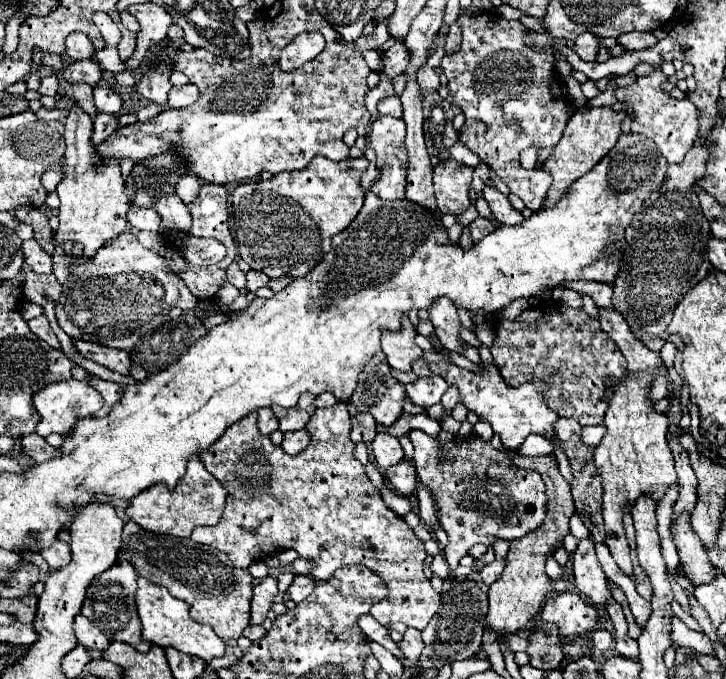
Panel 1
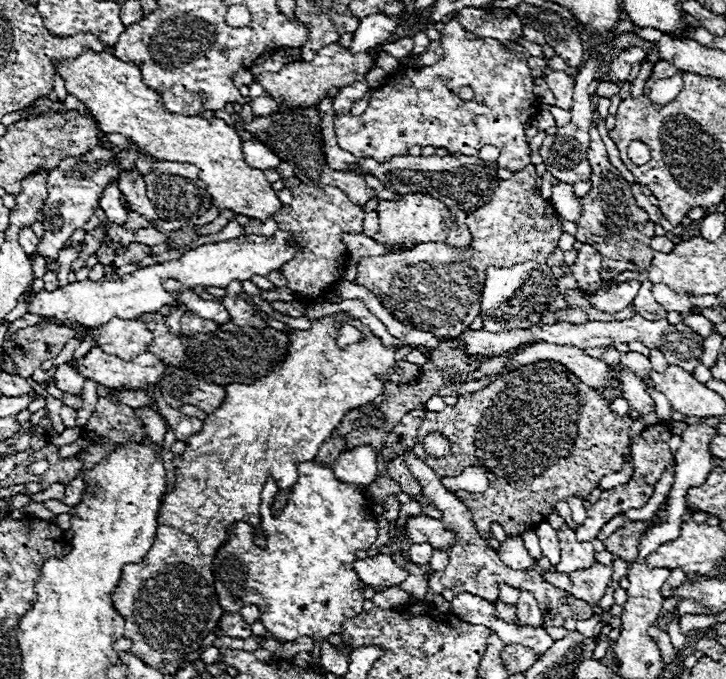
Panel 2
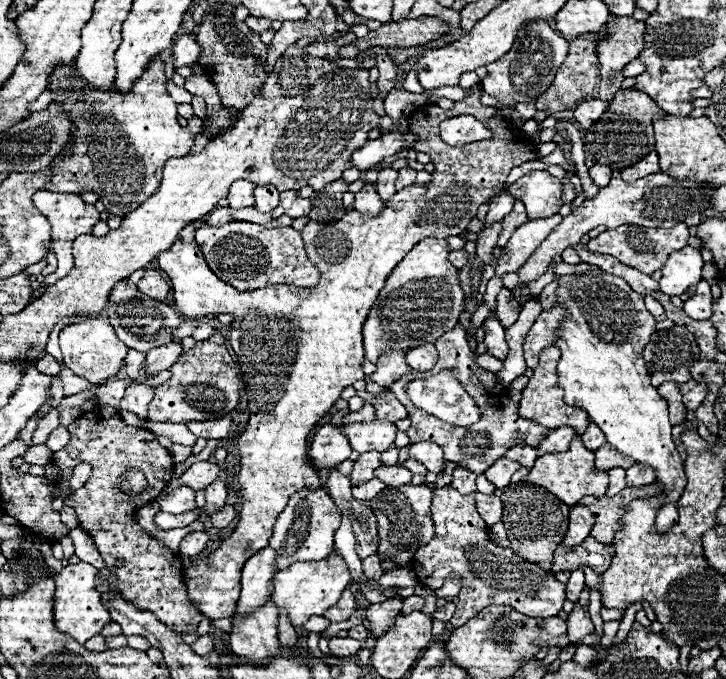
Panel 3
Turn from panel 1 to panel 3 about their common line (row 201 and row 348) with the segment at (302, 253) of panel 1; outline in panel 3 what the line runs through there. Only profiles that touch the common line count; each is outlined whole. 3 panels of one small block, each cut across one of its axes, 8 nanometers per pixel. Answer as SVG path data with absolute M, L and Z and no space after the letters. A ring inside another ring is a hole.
M476 84L476 86L472 86L472 88L468 88L468 94L466 94L466 98L464 100L460 100L460 102L454 102L454 106L450 108L450 110L444 110L444 108L440 108L440 106L430 106L430 104L424 104L422 108L416 108L414 112L412 112L412 116L410 116L410 124L408 124L408 130L410 132L416 132L416 136L420 138L420 140L416 140L414 142L414 150L422 150L422 152L426 152L426 154L430 154L430 158L432 158L432 164L434 164L434 174L432 174L432 182L428 184L428 186L410 186L410 188L404 188L404 190L400 190L400 192L396 192L392 198L390 198L390 202L388 204L384 204L384 210L378 214L378 216L364 216L364 214L360 214L360 212L350 212L350 214L346 214L342 220L338 220L338 222L332 222L332 224L320 224L320 222L308 222L306 224L306 228L302 230L302 238L304 238L304 244L306 244L306 254L308 254L308 258L312 258L314 260L314 264L316 264L316 268L320 268L320 282L314 286L314 288L296 288L296 286L266 286L266 288L260 288L260 290L252 290L252 292L240 292L240 290L236 290L236 288L232 288L232 286L228 286L226 282L222 282L218 276L214 276L214 272L208 268L208 264L206 264L206 260L204 260L204 254L200 252L200 246L194 242L194 224L188 224L186 228L184 228L184 232L178 236L178 240L176 240L176 246L172 246L172 248L168 248L166 252L160 252L160 256L156 258L158 260L158 264L160 264L160 268L168 274L168 278L170 278L170 282L172 282L172 288L174 288L174 302L176 302L176 306L178 306L178 310L180 310L180 314L184 314L184 316L188 316L188 318L200 318L200 316L208 316L208 314L220 314L220 312L226 312L226 314L234 314L234 316L238 316L238 319L234 319L234 321L231 324L231 331L229 334L229 342L230 346L232 348L232 352L234 352L234 358L236 358L236 364L238 364L238 370L242 372L242 378L244 378L244 384L246 384L246 394L248 394L248 406L250 406L250 420L248 420L248 426L246 426L246 430L242 432L242 436L240 436L240 440L238 440L238 448L240 448L240 472L238 472L238 482L240 482L240 498L242 498L242 502L240 502L240 520L238 520L238 524L236 524L236 528L234 528L234 532L230 534L230 538L226 538L206 560L202 558L202 560L198 560L196 564L192 564L192 566L188 566L186 568L186 572L188 572L188 576L190 576L190 580L188 580L188 598L198 606L198 610L202 612L202 614L206 614L210 620L218 620L218 618L230 618L232 614L234 614L234 610L236 610L236 602L238 602L238 596L240 596L240 572L242 572L242 566L244 566L244 562L250 558L250 556L254 556L258 550L262 550L264 546L268 546L268 540L270 540L270 536L272 536L272 530L274 530L274 520L278 518L278 514L286 508L286 502L288 502L288 498L292 496L292 494L296 494L296 492L300 492L300 490L316 490L316 488L320 488L322 486L322 482L320 482L320 476L318 476L318 470L310 464L310 460L308 460L308 436L310 436L310 432L312 432L312 428L318 424L318 420L320 418L324 418L326 414L328 414L328 410L334 406L334 402L340 398L340 394L342 394L342 390L346 388L346 386L352 386L356 380L362 380L364 378L364 372L362 372L362 368L360 368L360 364L362 364L362 358L364 358L364 346L362 346L362 332L360 332L360 328L362 328L362 324L364 324L364 316L368 316L368 308L372 308L372 304L376 302L376 296L378 296L378 292L380 292L380 288L384 286L384 280L386 280L386 276L392 272L392 268L402 260L402 256L414 246L414 244L418 244L420 240L424 240L424 238L448 238L448 236L458 236L464 228L468 228L468 224L470 224L470 220L476 216L476 212L478 212L478 206L480 204L484 204L492 194L494 194L494 188L496 186L500 186L500 184L504 184L506 182L506 178L508 178L508 172L514 168L514 166L520 166L520 164L524 164L524 162L530 162L530 160L540 160L542 156L538 154L538 150L534 148L534 144L532 144L532 140L528 138L528 136L524 136L520 130L518 130L518 126L514 126L512 122L502 122L502 120L498 120L498 118L494 118L494 108L490 108L490 106L484 106L482 102L480 102L480 96L482 96L482 86L480 84ZM460 114L472 114L474 118L478 118L478 120L488 120L490 122L490 128L492 128L492 132L494 132L494 136L492 136L492 140L486 140L486 142L476 142L476 144L466 144L466 146L448 146L448 144L444 144L442 142L442 138L438 136L438 124L442 122L442 120L446 120L446 118L450 118L450 116L460 116Z

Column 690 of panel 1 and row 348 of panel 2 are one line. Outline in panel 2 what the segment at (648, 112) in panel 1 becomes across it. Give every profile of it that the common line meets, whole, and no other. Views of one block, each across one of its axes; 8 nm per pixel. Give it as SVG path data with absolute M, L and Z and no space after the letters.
M112 318L108 324L98 328L96 342L104 352L130 360L140 352L146 352L152 342L152 332L136 320Z

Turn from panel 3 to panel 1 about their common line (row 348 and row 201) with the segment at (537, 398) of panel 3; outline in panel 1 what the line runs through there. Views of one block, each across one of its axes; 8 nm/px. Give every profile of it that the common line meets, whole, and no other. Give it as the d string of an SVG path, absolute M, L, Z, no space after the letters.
M582 108L568 120L568 126L566 126L560 142L556 144L554 152L542 164L542 168L546 168L552 174L552 186L548 188L544 208L558 204L558 200L564 196L564 192L568 190L572 180L590 172L606 156L606 152L616 144L616 140L620 136L620 122L624 118L626 118L626 114L614 112L610 108L592 108L592 110Z

